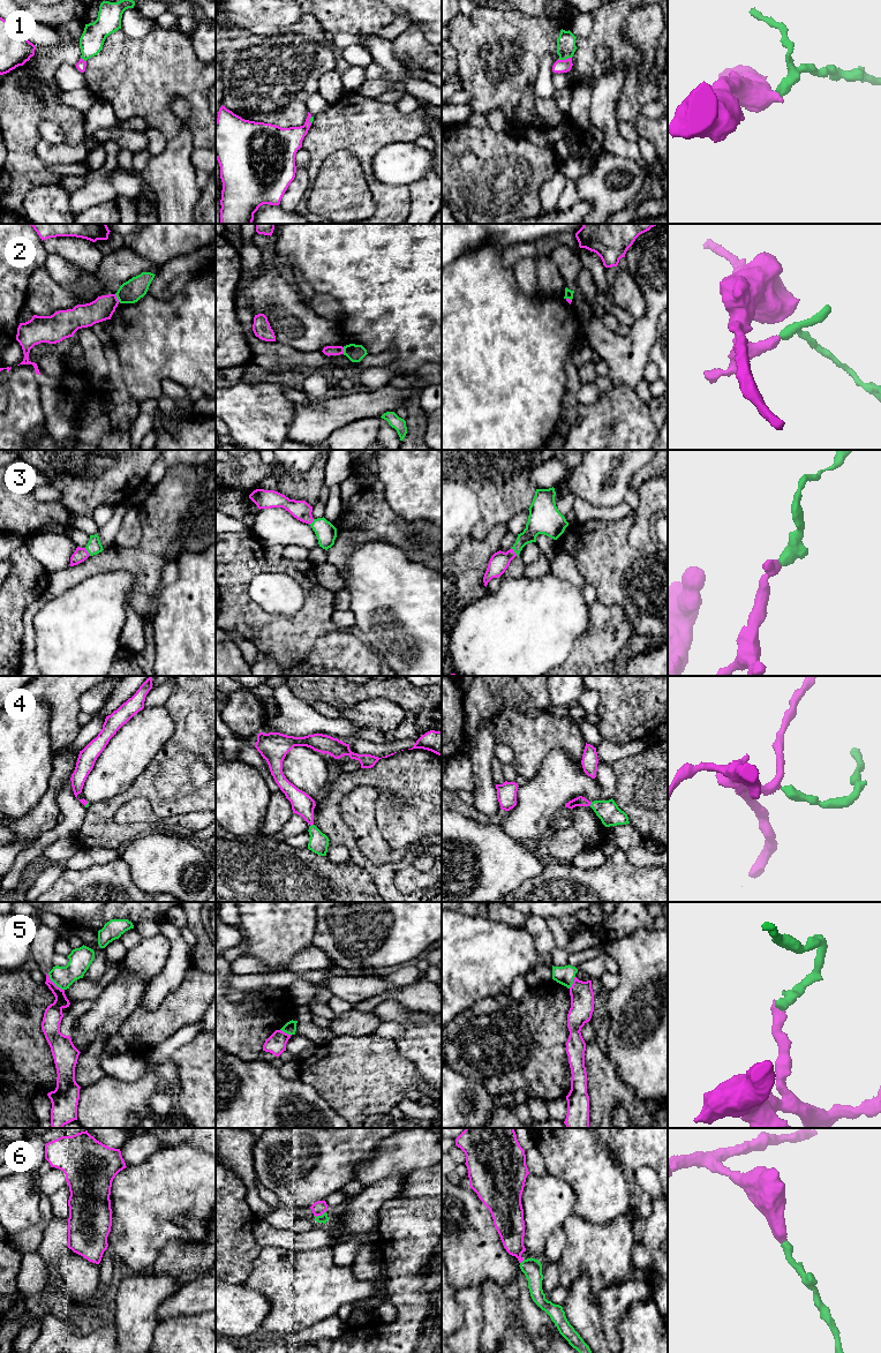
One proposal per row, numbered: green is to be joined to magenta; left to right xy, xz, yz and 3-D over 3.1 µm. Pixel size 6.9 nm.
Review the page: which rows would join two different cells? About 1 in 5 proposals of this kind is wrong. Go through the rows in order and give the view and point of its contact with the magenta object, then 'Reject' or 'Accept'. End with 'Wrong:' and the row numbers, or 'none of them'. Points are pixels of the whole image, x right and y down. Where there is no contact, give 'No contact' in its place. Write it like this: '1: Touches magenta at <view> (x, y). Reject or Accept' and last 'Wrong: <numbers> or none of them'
1: Touches magenta at yz (566, 59). Accept
2: Touches magenta at xy (117, 298). Reject
3: Touches magenta at xy (87, 551). Accept
4: Touches magenta at yz (590, 803). Accept
5: Touches magenta at xy (53, 983). Reject
6: Touches magenta at xz (319, 1215). Accept
Wrong: 2, 5

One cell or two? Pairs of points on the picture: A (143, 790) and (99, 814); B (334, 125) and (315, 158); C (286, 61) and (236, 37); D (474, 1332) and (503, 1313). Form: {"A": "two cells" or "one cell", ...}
{"A": "one cell", "B": "one cell", "C": "one cell", "D": "two cells"}

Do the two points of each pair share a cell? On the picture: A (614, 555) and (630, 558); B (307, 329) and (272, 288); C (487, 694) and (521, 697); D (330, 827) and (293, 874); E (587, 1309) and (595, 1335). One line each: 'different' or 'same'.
A: same
B: same
C: same
D: different
E: same

